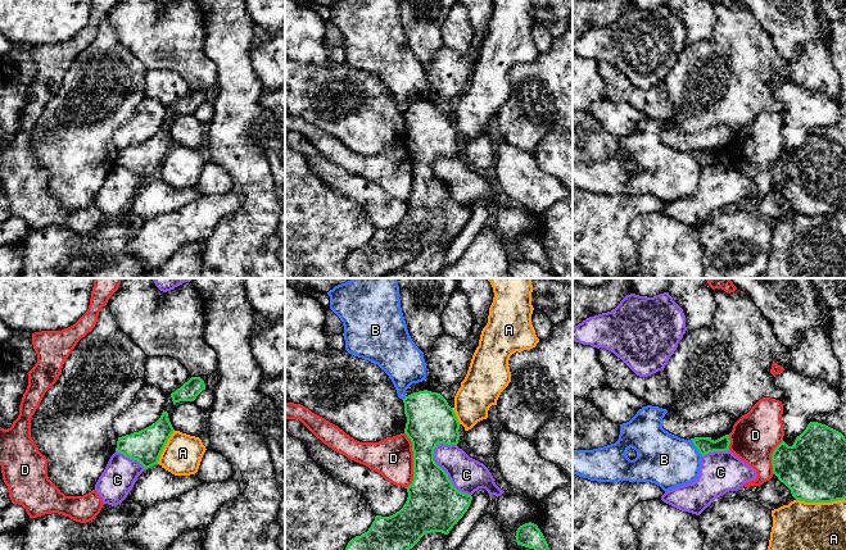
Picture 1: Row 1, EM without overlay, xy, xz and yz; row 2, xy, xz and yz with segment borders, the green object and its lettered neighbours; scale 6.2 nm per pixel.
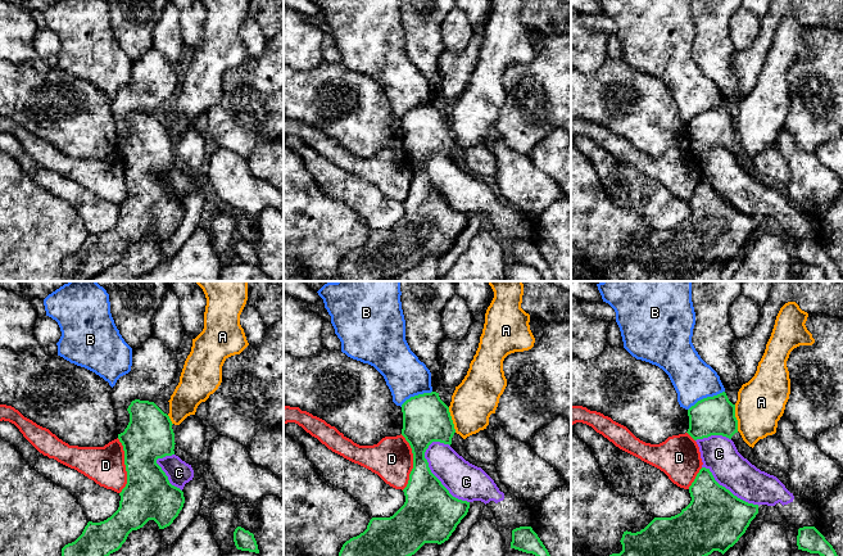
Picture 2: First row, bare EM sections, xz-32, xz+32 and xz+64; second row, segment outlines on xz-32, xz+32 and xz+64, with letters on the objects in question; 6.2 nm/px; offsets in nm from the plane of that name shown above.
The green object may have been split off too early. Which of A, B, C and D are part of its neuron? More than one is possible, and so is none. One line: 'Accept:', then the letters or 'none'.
Accept: none

